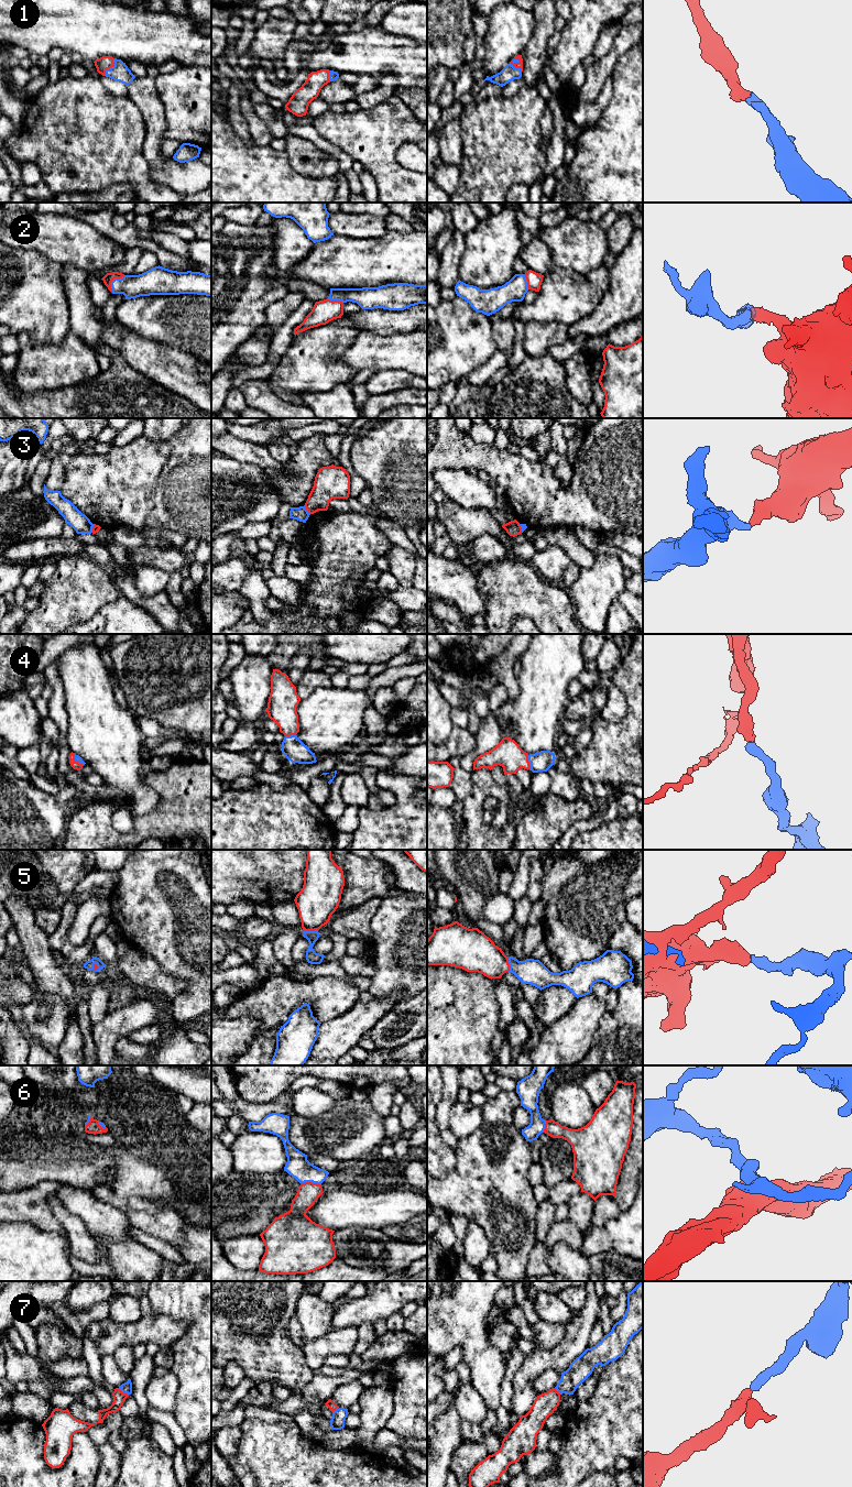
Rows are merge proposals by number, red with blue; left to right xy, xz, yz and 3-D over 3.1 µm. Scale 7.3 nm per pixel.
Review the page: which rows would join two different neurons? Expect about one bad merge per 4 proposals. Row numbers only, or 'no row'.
3

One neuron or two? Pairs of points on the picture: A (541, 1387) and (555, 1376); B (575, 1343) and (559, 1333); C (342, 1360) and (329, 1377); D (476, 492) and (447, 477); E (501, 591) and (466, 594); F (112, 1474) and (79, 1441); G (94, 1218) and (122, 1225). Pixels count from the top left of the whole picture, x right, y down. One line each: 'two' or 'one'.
A: one
B: two
C: two
D: one
E: two
F: two
G: one

